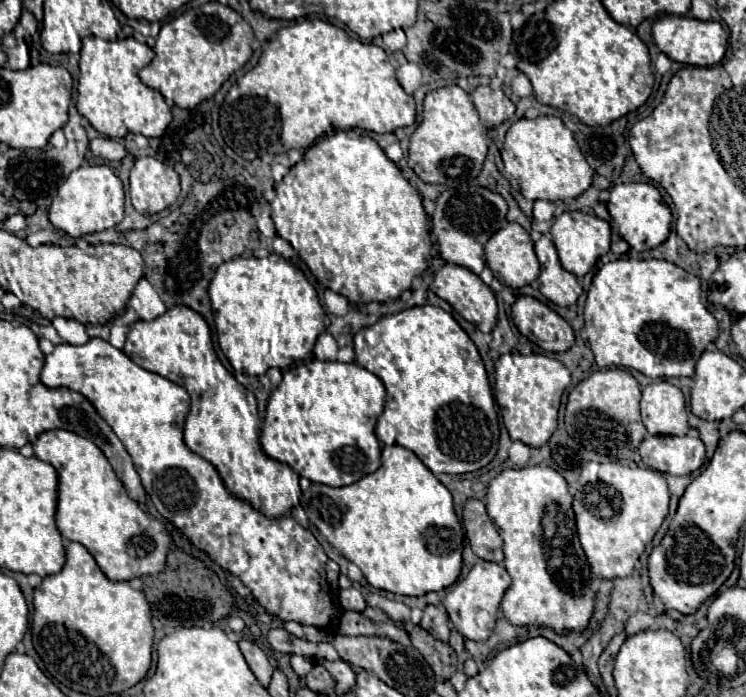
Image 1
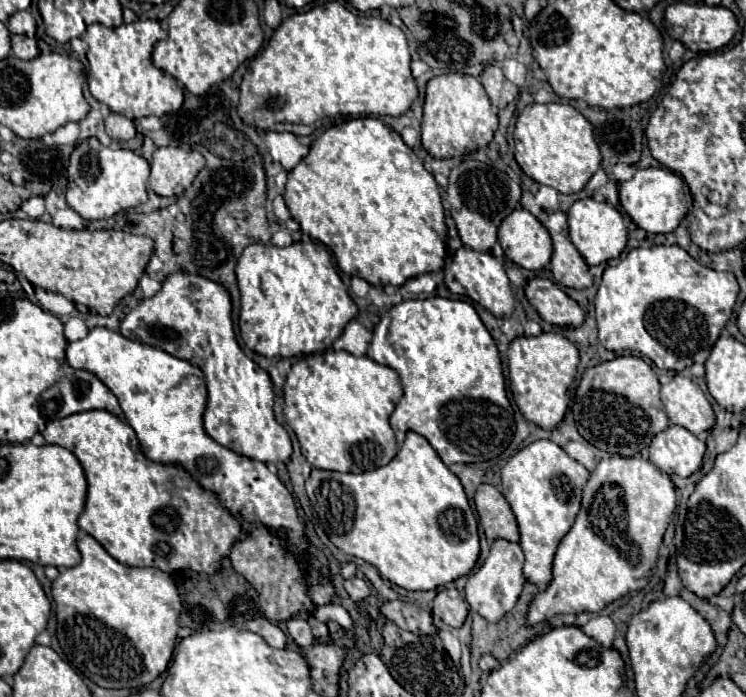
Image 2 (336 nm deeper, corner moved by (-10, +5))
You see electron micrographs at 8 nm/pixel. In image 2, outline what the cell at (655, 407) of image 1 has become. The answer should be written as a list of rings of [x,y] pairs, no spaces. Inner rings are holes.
[[[676,375],[670,383],[662,385],[660,399],[670,423],[680,425],[694,435],[714,427],[714,411],[692,379]]]

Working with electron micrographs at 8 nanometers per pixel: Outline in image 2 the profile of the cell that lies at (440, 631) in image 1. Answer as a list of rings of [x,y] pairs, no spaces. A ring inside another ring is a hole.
[[[450,587],[450,589],[440,589],[436,599],[434,599],[434,617],[442,619],[450,627],[462,627],[468,615],[468,603],[460,597],[460,593]]]

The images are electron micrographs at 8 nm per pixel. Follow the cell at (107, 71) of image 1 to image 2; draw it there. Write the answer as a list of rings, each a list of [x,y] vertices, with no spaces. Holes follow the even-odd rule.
[[[136,19],[130,25],[108,29],[102,25],[90,25],[82,35],[88,43],[88,87],[92,97],[104,103],[110,111],[126,115],[136,121],[148,115],[164,117],[176,113],[182,107],[182,89],[176,79],[152,65],[152,49],[168,33],[154,19]]]

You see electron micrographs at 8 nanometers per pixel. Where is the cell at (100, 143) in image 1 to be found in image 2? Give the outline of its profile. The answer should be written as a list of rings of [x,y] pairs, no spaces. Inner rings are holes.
[[[110,113],[110,115],[106,117],[106,133],[108,133],[112,139],[118,139],[118,141],[130,141],[130,139],[136,137],[134,121],[132,121],[132,119],[126,119],[124,115]]]

